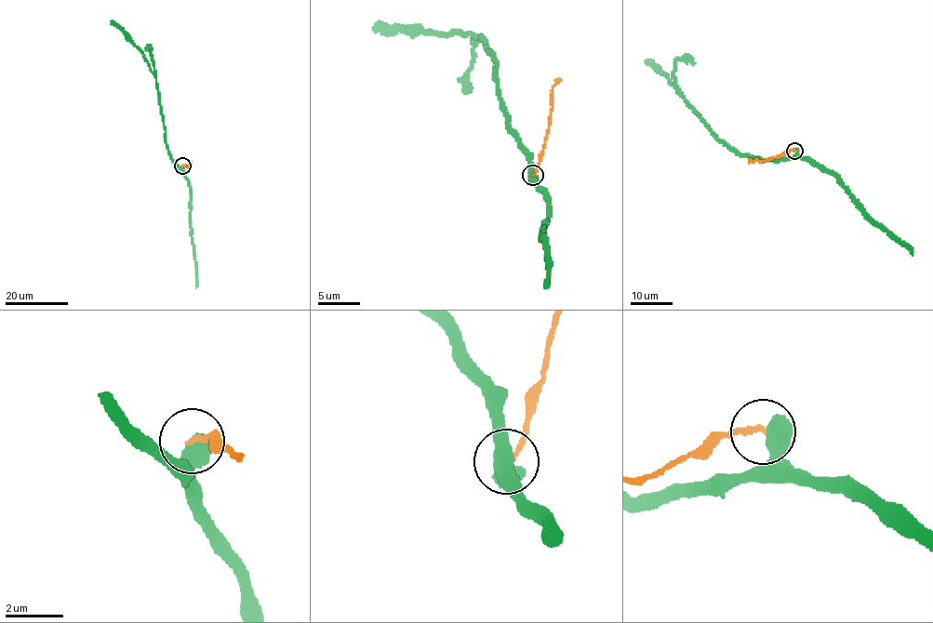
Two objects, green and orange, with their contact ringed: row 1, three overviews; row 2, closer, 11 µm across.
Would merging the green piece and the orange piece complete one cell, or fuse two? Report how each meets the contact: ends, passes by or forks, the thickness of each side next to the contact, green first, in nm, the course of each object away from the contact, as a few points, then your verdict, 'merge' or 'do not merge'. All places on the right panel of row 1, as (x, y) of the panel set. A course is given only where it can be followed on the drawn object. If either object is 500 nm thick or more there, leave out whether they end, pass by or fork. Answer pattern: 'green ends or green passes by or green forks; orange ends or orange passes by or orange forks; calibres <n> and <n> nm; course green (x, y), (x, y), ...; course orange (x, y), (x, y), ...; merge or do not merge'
calibres 700 and 160 nm; course green (795, 151), (792, 157), (775, 160), (739, 155), (715, 136), (660, 69), (646, 60); course orange (794, 151), (764, 160), (748, 159); do not merge

